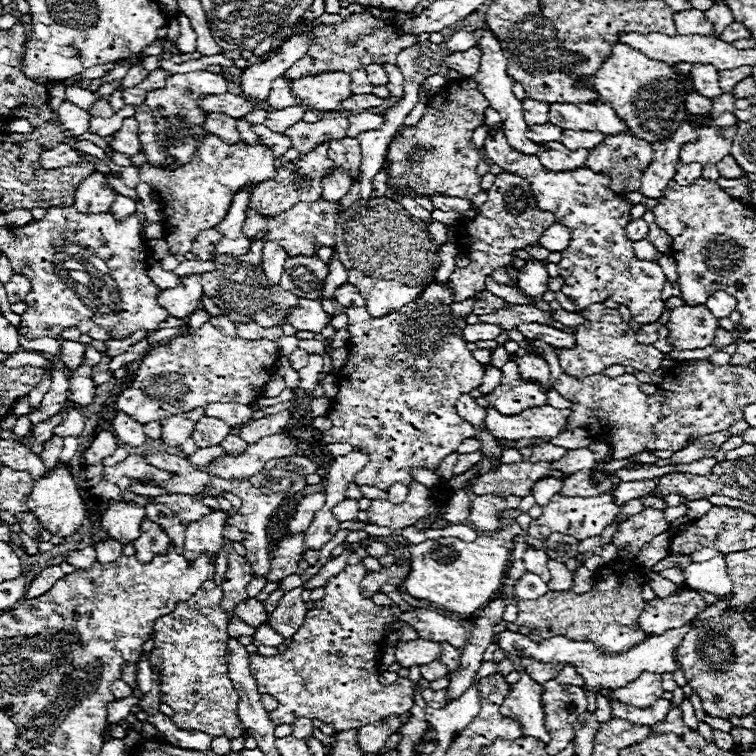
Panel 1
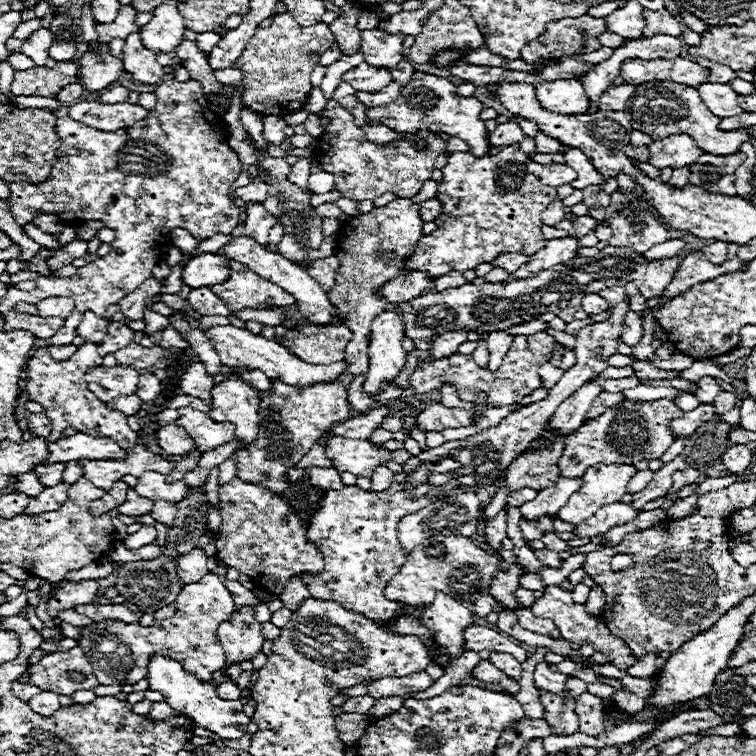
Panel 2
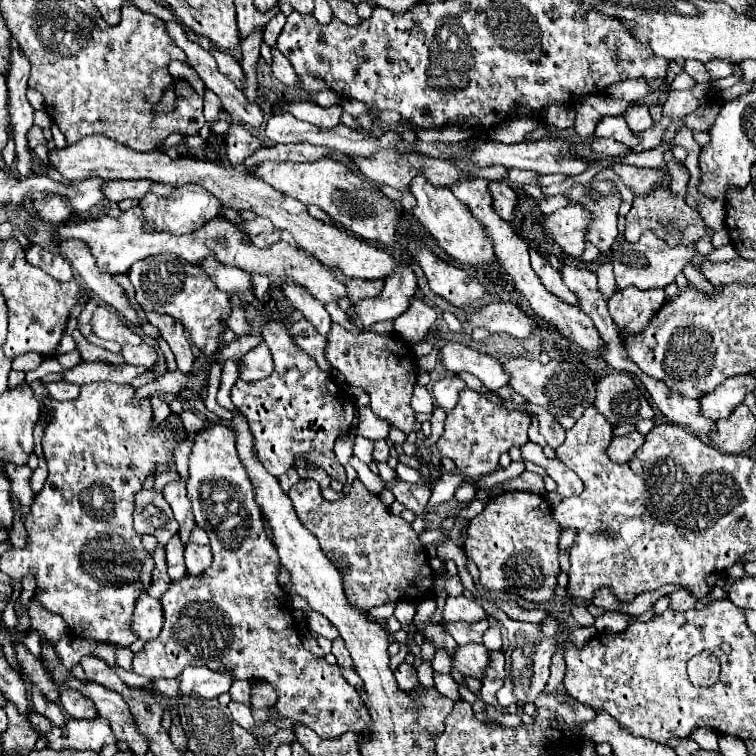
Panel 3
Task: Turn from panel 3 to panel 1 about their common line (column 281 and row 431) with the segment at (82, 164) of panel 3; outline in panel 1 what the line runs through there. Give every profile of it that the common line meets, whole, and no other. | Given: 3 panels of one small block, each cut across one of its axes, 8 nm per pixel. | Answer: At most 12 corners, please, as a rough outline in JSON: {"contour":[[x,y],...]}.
{"contour":[[204,416],[190,438],[198,448],[220,444],[230,426]]}

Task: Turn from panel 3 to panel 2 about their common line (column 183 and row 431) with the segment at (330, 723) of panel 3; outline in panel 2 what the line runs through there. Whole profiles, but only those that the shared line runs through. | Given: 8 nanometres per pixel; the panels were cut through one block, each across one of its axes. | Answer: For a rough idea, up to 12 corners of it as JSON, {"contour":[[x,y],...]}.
{"contour":[[620,402],[570,436],[562,476],[660,458],[682,410]]}

